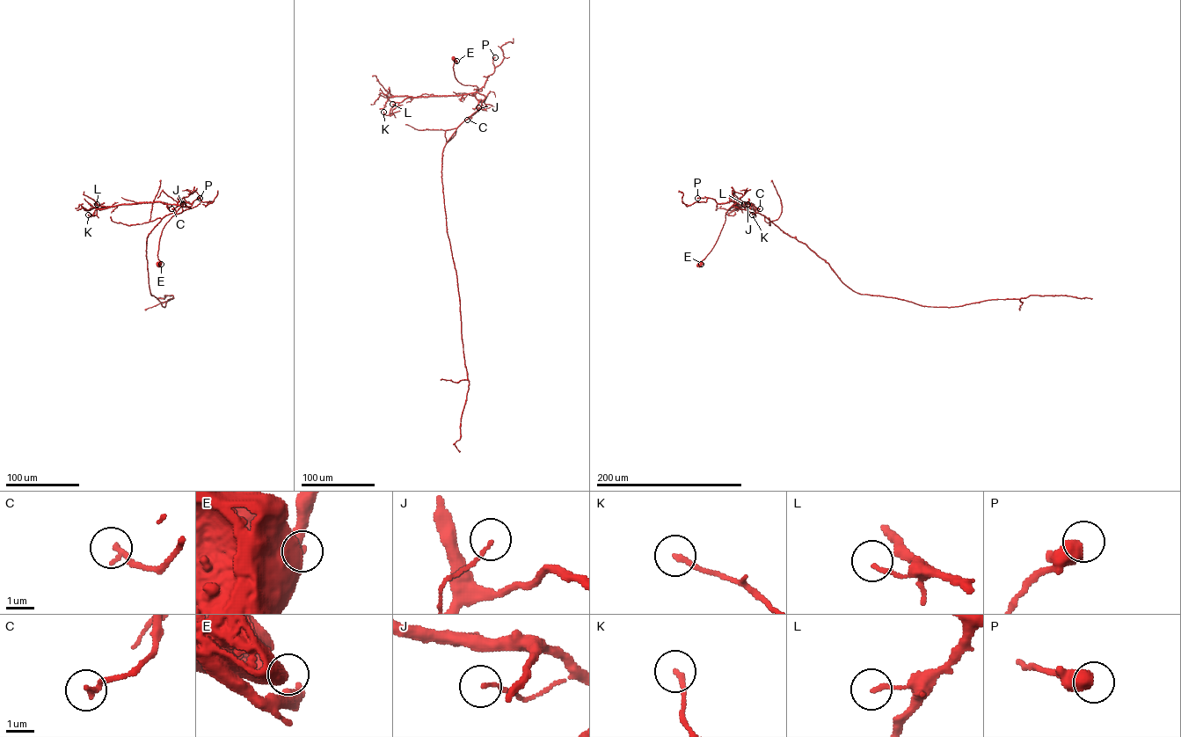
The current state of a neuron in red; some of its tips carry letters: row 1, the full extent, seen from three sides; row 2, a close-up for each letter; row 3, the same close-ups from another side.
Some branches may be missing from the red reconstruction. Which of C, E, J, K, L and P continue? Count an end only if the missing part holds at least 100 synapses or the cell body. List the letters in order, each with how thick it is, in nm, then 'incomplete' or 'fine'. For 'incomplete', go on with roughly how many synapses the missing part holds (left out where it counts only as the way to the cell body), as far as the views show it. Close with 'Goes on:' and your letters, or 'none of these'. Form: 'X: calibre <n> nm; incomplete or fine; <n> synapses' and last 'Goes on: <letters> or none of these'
C: calibre 200 nm; fine
E: calibre 700 nm; fine
J: calibre 110 nm; fine
K: calibre 170 nm; fine
L: calibre 150 nm; fine
P: calibre 550 nm; fine
Goes on: none of these

